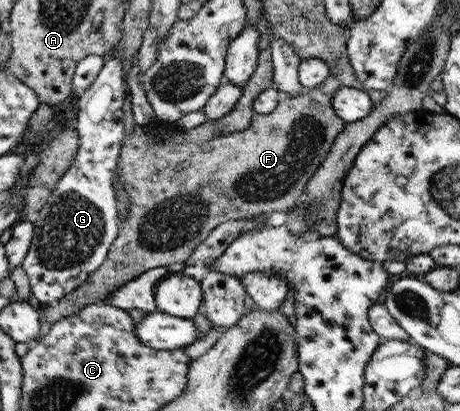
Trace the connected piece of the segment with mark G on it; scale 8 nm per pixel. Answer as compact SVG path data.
M117 44L105 56L105 62L99 70L99 74L93 79L89 88L83 90L79 96L74 127L79 136L77 153L75 153L71 165L68 165L52 187L47 201L37 213L38 217L33 224L34 234L29 249L20 263L29 282L32 301L37 305L53 304L60 297L81 285L87 276L103 263L108 247L118 234L117 205L119 203L116 200L111 181L124 137L121 107L126 93L123 89L123 81L121 81L122 59L118 56L120 53L115 50L117 50Z

